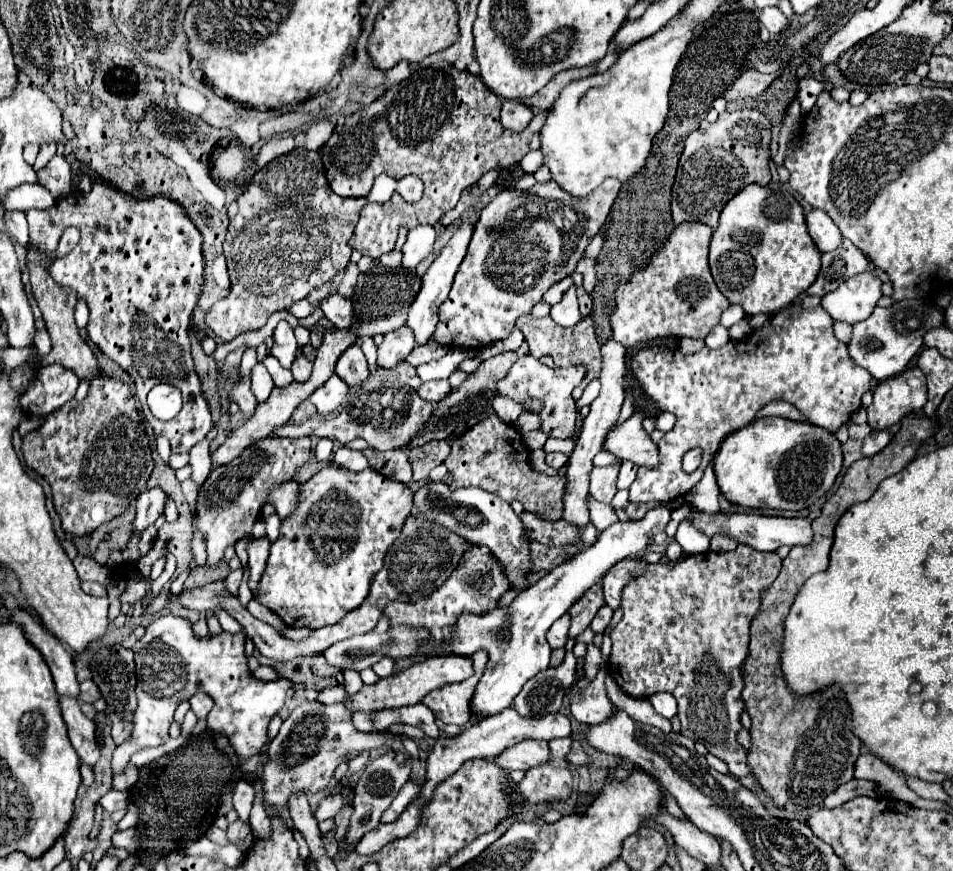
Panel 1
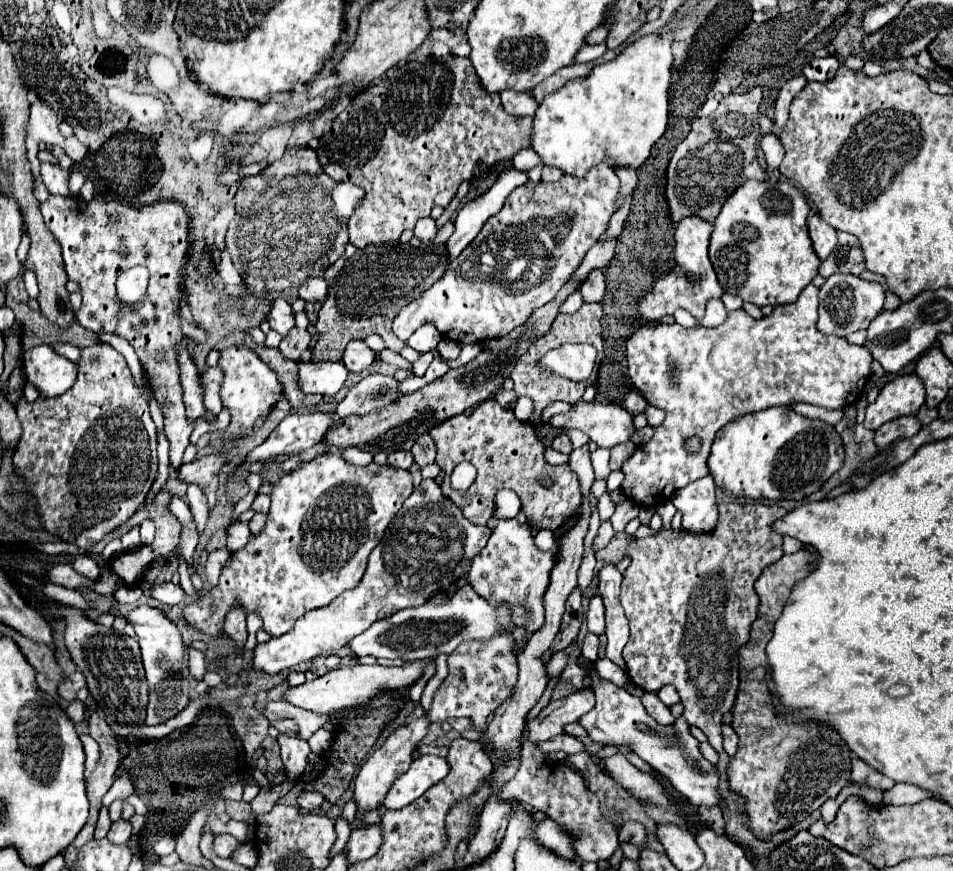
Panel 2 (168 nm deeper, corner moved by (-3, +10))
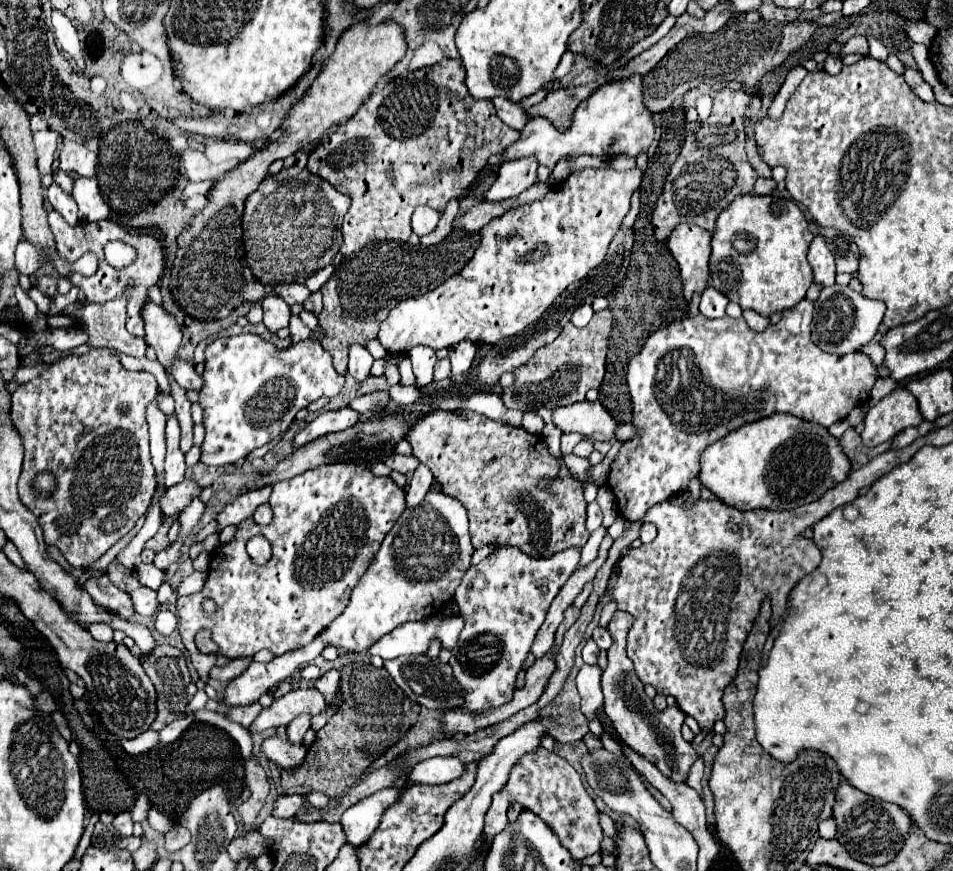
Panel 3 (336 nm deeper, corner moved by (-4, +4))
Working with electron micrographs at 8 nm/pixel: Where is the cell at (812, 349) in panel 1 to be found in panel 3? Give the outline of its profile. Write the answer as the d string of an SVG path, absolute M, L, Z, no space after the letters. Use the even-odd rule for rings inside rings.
M802 299L792 309L786 309L776 325L768 325L762 333L754 333L744 317L706 319L704 315L698 315L674 321L646 339L644 347L630 359L626 369L626 381L634 405L632 423L638 427L638 435L624 443L608 477L618 511L626 515L628 521L644 519L652 505L668 501L674 493L686 489L700 473L702 451L744 423L764 419L772 413L788 413L830 427L832 423L842 421L854 407L868 401L870 389L878 377L870 357L860 351L848 355L820 351L810 339L810 329L804 329L810 327L812 313L814 303Z

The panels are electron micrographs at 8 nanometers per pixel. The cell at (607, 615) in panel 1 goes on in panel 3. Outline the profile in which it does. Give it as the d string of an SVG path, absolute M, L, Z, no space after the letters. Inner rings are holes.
M600 625L592 631L592 639L596 641L596 645L598 645L600 649L608 649L608 647L612 645L612 639L610 639L608 629L606 629L606 627L600 627Z

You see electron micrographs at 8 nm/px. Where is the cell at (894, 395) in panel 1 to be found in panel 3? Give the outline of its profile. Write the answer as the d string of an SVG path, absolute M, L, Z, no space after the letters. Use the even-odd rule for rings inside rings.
M898 387L868 409L864 431L860 435L868 447L876 447L884 441L890 441L902 429L918 425L920 421L922 415L916 397L908 389Z

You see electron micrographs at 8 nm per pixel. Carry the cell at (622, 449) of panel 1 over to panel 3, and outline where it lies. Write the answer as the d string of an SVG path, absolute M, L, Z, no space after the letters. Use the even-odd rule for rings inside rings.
M580 401L574 405L558 407L552 415L554 425L564 433L580 433L592 441L614 441L618 423L596 401Z

